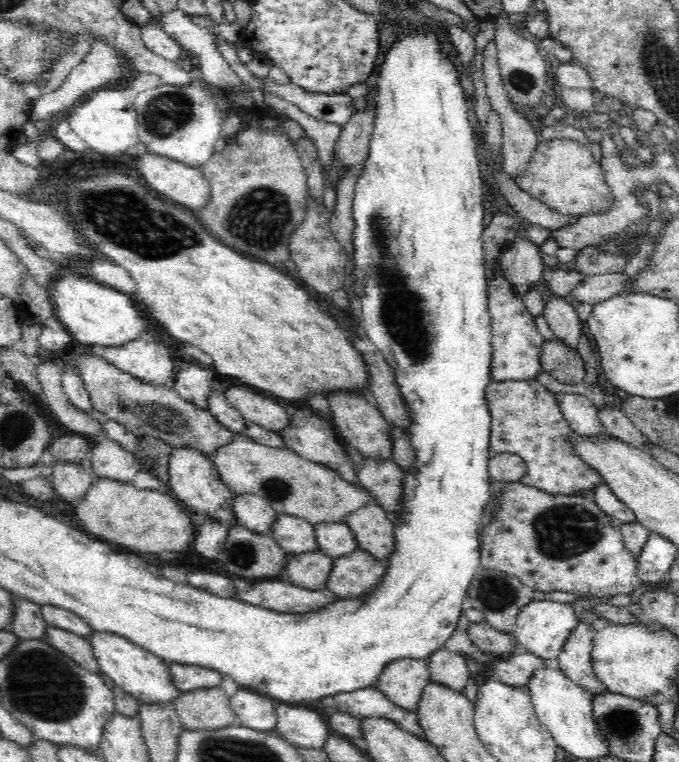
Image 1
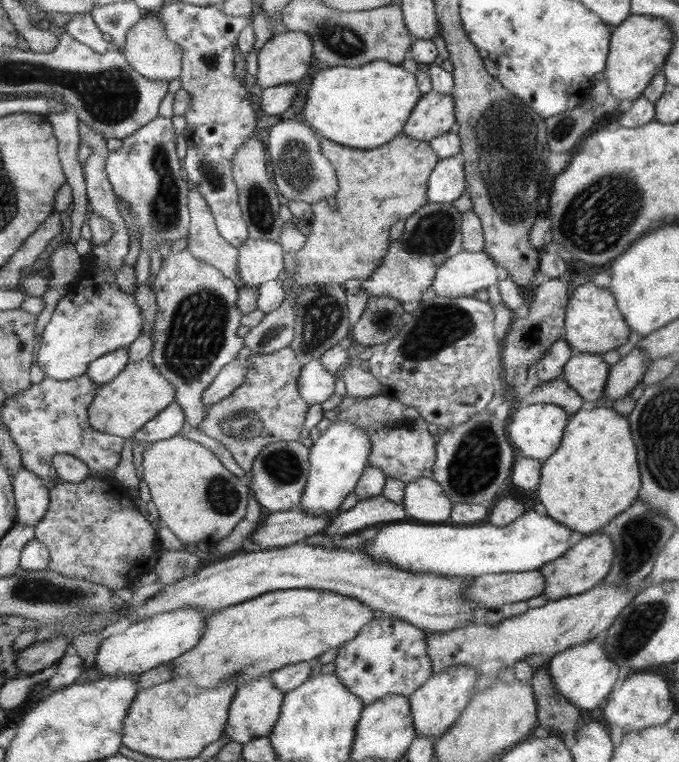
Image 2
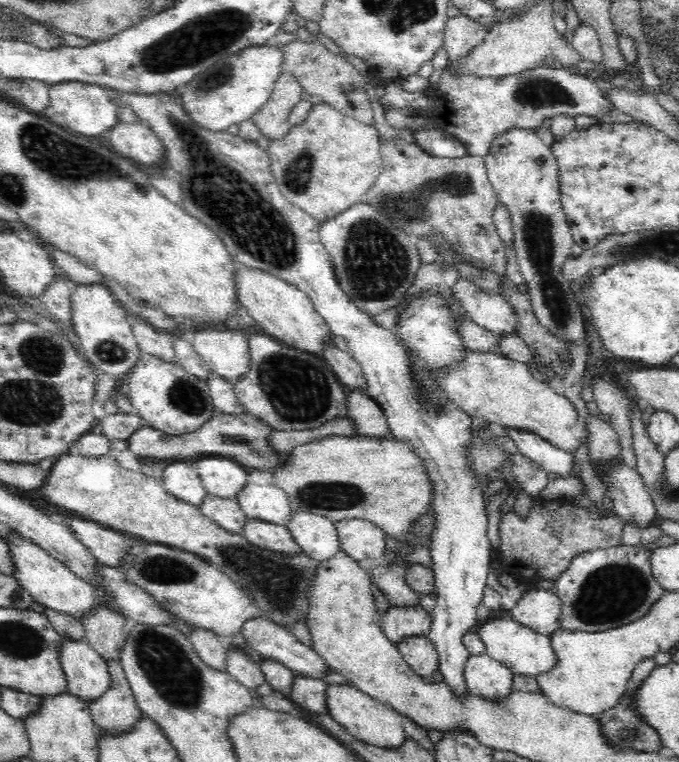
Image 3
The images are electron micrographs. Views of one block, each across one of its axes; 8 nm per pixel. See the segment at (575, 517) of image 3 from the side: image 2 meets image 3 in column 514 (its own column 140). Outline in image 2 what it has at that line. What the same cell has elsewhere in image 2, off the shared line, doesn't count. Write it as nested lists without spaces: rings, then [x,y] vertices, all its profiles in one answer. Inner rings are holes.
[[[88,477],[82,482],[58,482],[49,486],[49,505],[42,520],[35,526],[35,539],[49,552],[48,569],[68,578],[82,578],[103,584],[112,591],[129,587],[134,581],[155,568],[159,546],[157,531],[136,506],[130,491],[114,481]]]

